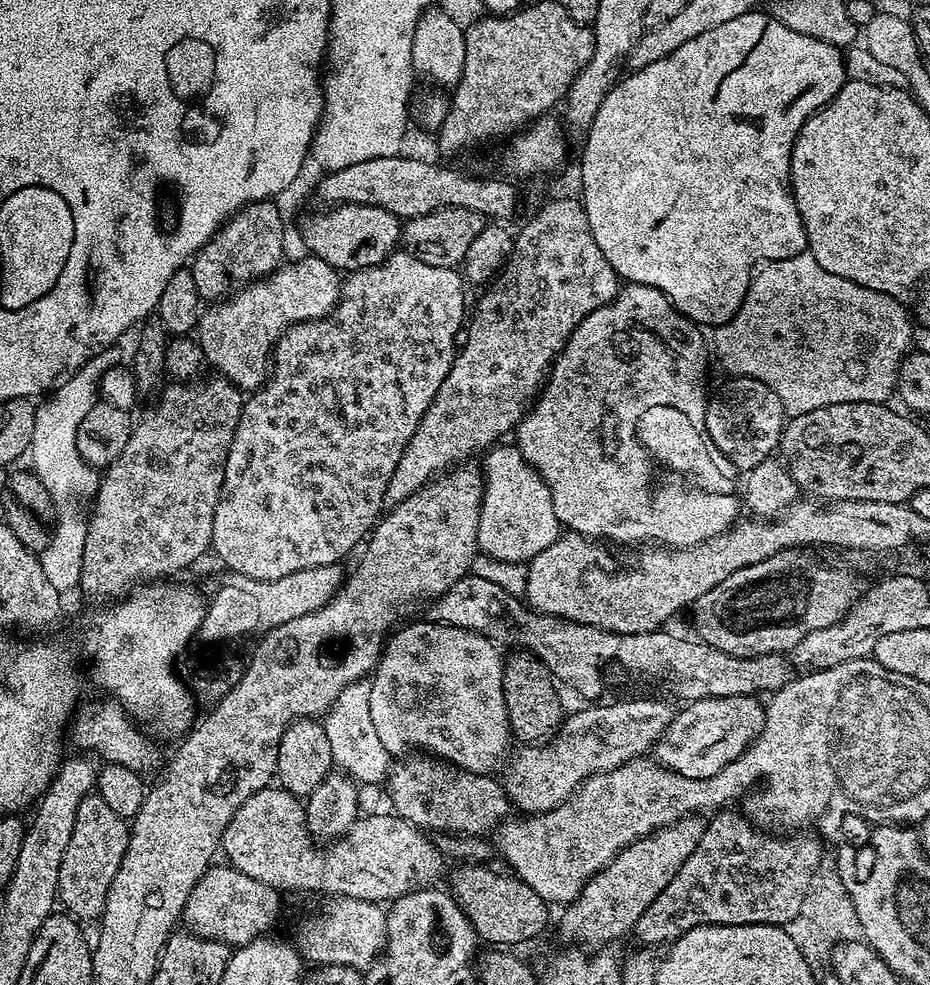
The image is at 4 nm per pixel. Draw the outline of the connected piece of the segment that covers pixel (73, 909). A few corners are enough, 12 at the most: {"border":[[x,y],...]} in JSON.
{"border":[[78,802],[56,895],[77,921],[104,913],[129,821]]}

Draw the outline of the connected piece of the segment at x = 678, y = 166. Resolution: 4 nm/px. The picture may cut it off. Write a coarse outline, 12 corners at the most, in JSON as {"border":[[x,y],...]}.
{"border":[[753,10],[617,79],[578,196],[698,326],[807,249],[844,52]]}

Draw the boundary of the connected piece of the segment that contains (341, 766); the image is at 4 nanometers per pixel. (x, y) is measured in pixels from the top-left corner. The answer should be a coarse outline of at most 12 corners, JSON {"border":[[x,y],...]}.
{"border":[[370,683],[346,686],[322,717],[333,765],[364,784],[390,753],[370,719]]}

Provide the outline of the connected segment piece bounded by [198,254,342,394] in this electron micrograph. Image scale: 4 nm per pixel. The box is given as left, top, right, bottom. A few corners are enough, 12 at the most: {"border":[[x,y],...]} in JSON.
{"border":[[304,254],[200,313],[204,359],[251,394],[276,340],[322,320],[342,276]]}

